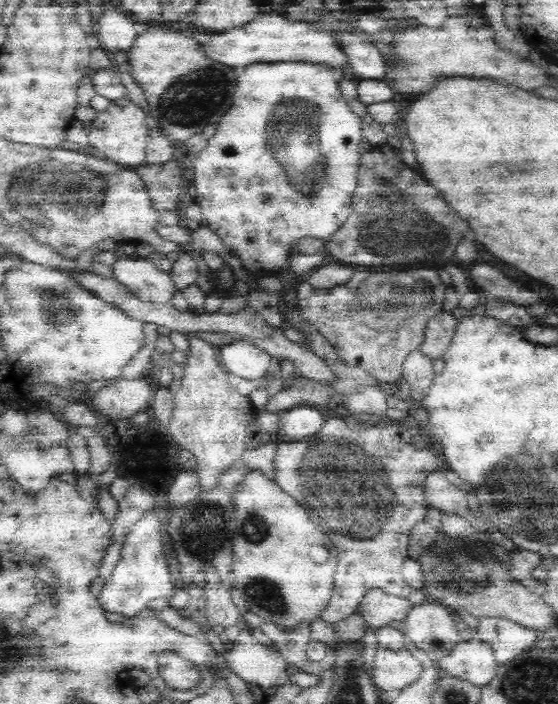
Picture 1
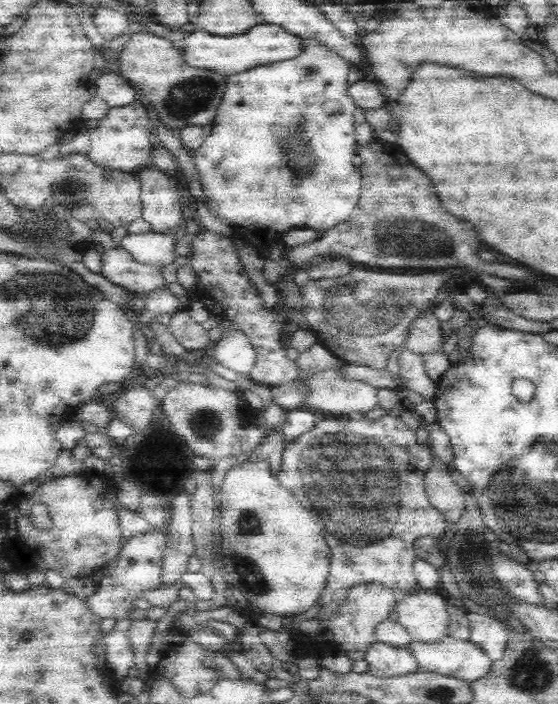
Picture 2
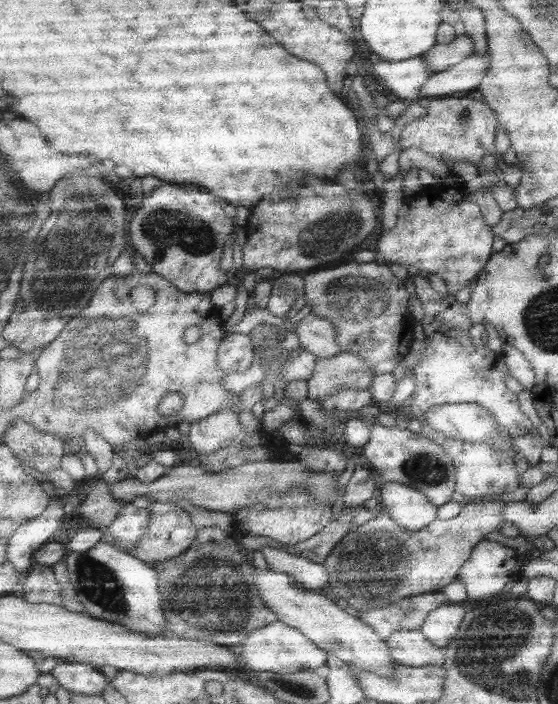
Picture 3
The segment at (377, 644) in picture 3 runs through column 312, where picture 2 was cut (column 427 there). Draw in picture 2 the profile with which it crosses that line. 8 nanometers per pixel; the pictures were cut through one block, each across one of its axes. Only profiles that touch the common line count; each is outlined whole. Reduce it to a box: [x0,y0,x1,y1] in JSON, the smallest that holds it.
[398,590,450,643]

